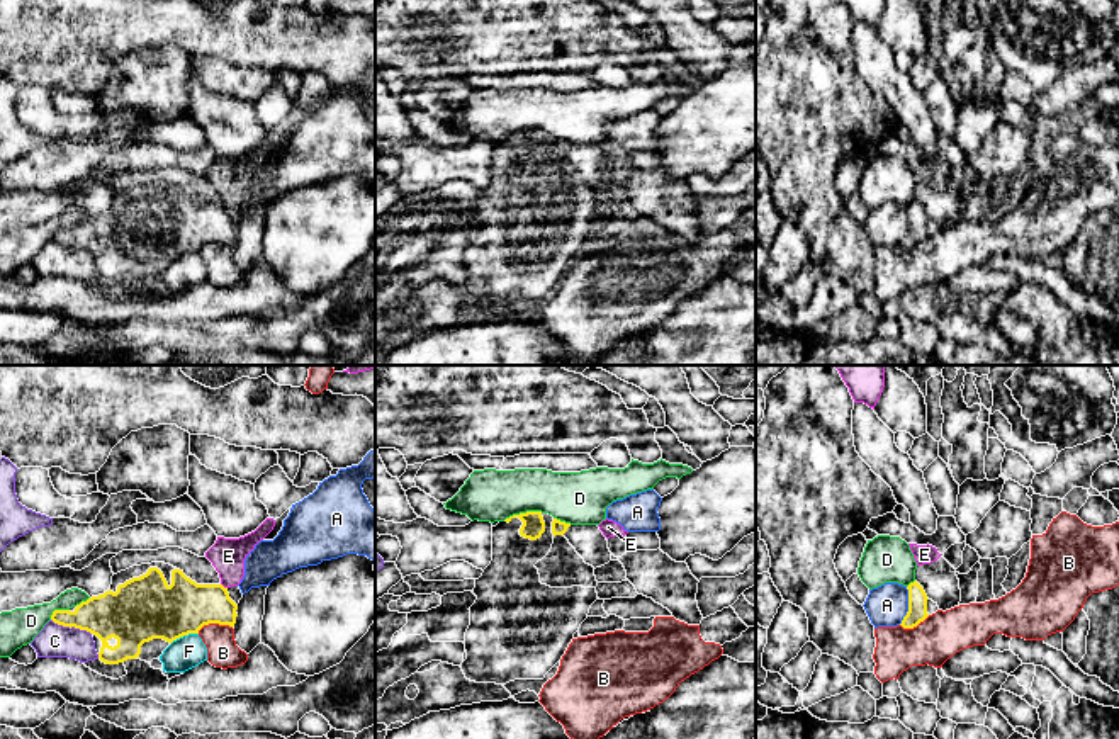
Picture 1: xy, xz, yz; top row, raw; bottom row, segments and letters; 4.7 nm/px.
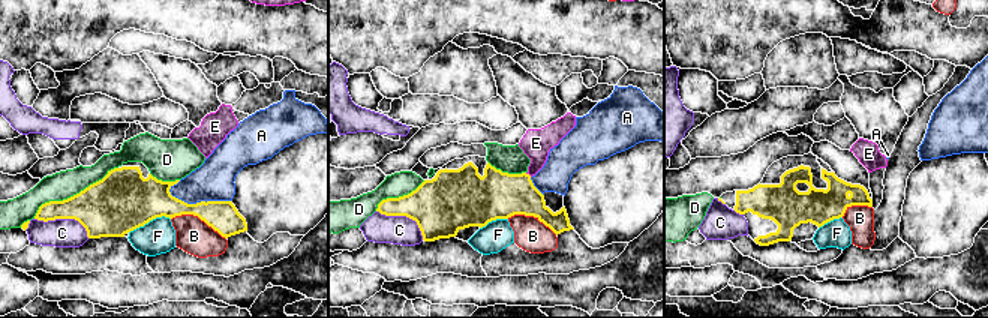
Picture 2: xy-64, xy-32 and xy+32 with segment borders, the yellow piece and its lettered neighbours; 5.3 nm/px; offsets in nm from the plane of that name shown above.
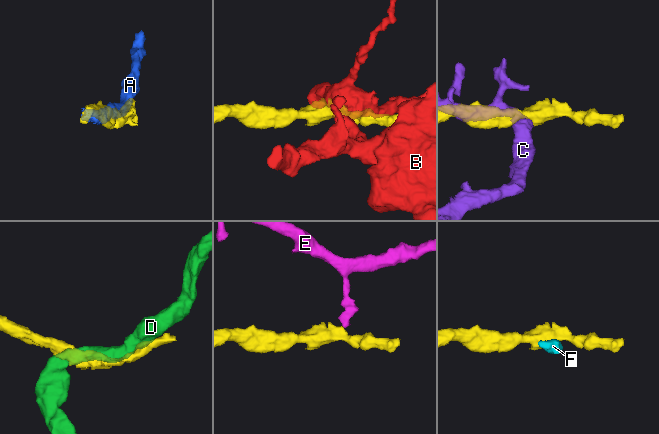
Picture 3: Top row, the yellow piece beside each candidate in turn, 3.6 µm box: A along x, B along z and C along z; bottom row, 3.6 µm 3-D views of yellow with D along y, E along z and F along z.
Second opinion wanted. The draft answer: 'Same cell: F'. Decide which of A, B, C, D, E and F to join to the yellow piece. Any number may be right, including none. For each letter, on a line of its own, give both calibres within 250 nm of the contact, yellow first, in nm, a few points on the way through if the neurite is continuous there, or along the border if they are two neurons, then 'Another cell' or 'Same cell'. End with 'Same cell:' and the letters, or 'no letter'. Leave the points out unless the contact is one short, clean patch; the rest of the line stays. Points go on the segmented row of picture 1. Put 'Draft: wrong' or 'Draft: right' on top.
Draft: wrong
A: Thickness 100 nm (yellow) against 200 nm. Another cell
B: Thickness 260 nm (yellow) against 140 nm. Boundary: xy (231, 626), (206, 624), (197, 632). Another cell
C: Thickness 220 nm (yellow) against 160 nm. Another cell
D: Thickness 110 nm (yellow) against 240 nm. Another cell
E: Thickness 260 nm (yellow) against 160 nm. Another cell
F: Thickness 300 nm (yellow) against 160 nm. Boundary: xy (197, 632), (180, 636), (170, 644). Another cell
Same cell: no letter

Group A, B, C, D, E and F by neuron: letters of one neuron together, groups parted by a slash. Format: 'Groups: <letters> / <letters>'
Groups: A / B / C / D / E / F

